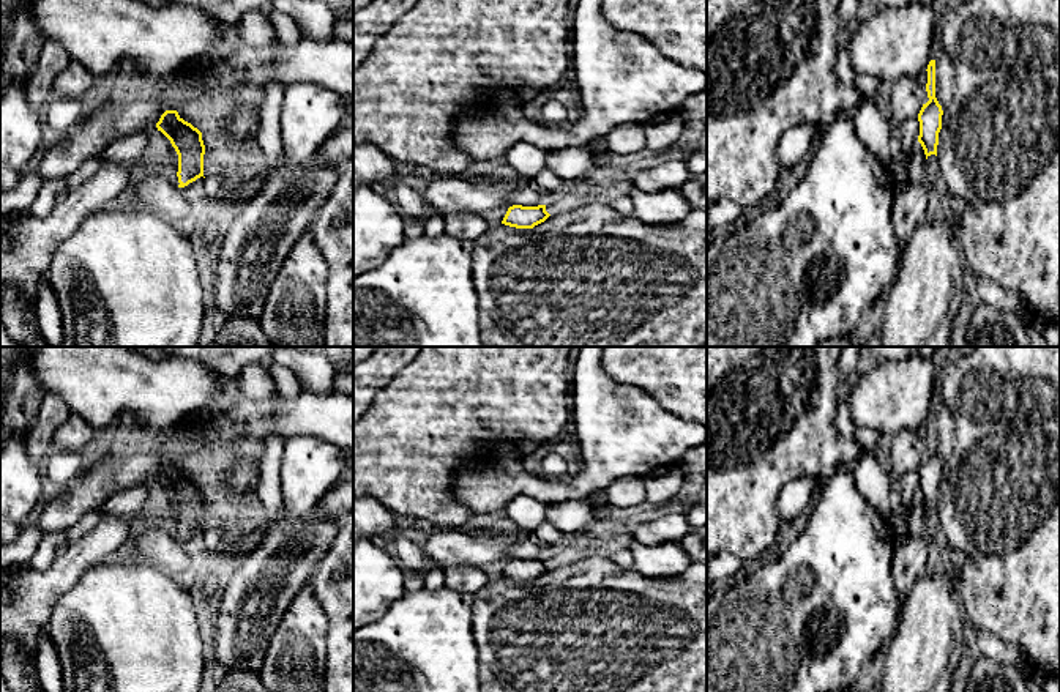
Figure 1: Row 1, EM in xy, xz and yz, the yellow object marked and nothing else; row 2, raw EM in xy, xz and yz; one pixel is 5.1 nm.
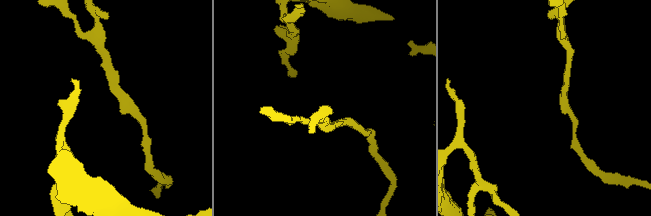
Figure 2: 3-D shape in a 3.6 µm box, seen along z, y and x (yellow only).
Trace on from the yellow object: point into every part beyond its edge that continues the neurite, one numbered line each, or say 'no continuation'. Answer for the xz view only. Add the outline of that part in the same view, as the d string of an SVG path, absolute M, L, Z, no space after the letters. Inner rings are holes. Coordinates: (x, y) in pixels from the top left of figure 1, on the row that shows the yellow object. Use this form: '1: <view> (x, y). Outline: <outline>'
no continuation

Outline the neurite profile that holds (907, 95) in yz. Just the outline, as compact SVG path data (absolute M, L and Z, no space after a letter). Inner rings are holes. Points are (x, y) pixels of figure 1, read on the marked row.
M902 77L894 80L890 93L890 115L893 125L918 117L926 98L926 87L921 85L918 79Z

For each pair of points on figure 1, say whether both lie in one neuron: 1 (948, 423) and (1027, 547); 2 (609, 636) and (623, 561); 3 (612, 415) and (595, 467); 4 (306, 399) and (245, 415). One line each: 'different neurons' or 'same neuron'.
1: same neuron
2: different neurons
3: same neuron
4: same neuron

